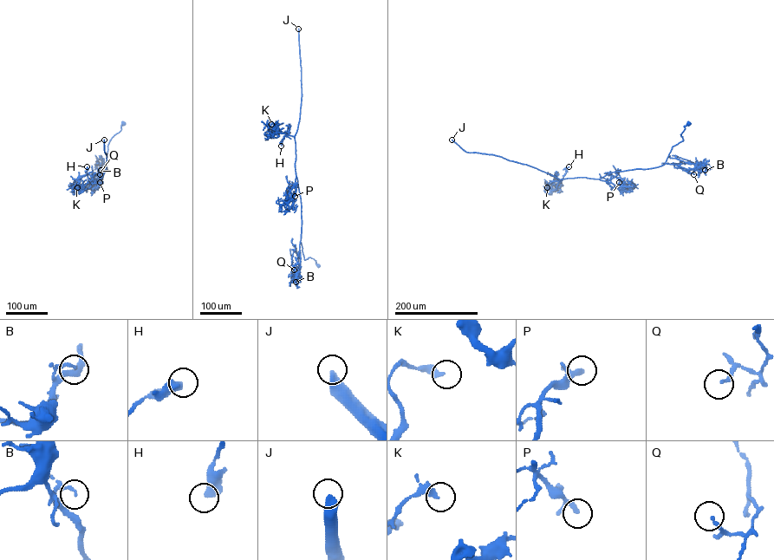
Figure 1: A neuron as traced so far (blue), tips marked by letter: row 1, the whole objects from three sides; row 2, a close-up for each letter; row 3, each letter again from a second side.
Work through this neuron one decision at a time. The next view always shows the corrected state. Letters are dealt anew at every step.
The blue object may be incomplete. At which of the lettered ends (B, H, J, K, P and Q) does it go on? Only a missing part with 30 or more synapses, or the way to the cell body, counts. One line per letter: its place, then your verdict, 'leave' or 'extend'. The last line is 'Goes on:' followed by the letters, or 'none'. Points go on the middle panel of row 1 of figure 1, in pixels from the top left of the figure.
B: at (295, 282); leave
H: at (281, 146); leave
J: at (298, 29); extend
K: at (271, 124); leave
P: at (295, 196); extend
Q: at (294, 270); leave
Goes on: J, P

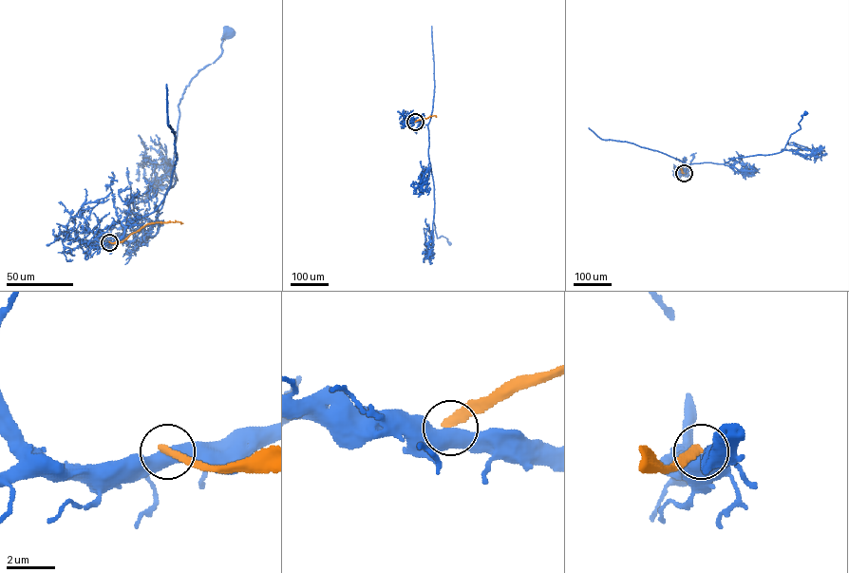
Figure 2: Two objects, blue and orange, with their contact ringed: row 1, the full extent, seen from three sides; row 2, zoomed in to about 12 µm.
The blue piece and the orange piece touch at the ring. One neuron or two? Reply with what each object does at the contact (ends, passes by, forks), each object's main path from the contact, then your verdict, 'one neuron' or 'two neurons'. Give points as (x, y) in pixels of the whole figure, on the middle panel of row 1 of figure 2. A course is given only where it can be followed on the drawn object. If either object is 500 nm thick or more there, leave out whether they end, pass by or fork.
course blue (415, 122), (427, 125), (434, 187), (433, 221), (437, 238), (445, 237), (449, 243); course orange (415, 122), (436, 117); two neurons

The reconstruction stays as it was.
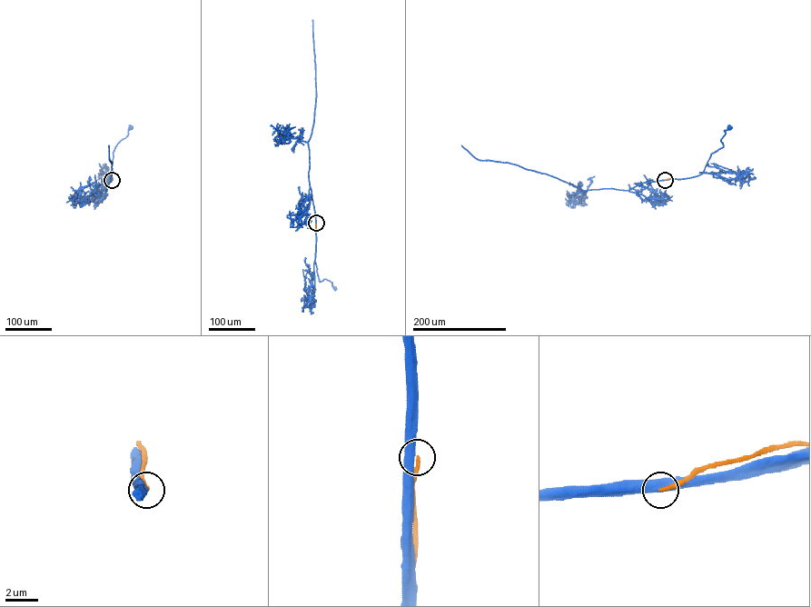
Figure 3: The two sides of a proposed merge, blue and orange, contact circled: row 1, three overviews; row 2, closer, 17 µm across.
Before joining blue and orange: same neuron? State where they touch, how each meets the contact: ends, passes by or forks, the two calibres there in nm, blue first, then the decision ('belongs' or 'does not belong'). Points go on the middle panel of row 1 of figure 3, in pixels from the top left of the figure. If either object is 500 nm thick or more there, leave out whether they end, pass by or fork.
place (316, 223); calibres 500 and 240 nm; does not belong

